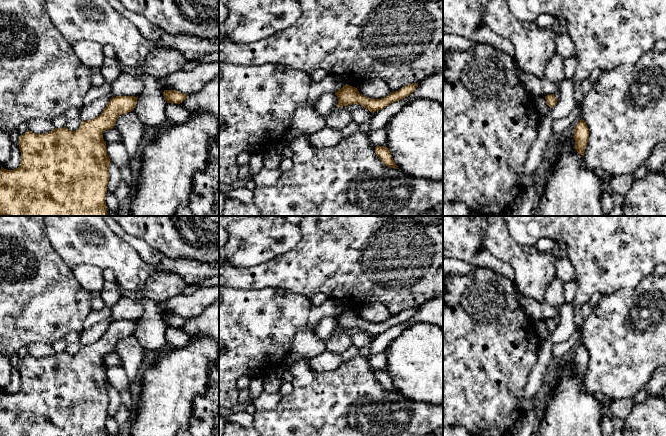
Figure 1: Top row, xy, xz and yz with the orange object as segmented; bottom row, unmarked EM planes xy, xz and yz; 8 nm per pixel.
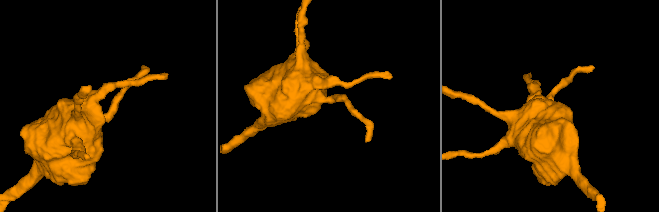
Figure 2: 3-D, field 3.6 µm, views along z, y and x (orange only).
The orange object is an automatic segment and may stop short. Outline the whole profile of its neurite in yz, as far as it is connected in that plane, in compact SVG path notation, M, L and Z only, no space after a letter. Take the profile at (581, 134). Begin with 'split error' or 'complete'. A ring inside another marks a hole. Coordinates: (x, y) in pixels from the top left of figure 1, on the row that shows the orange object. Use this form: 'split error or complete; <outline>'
complete; M581 119L576 127L575 127L575 131L574 131L574 136L573 136L574 140L575 140L575 149L576 151L584 156L585 153L585 148L587 146L587 142L589 139L589 128L586 124L586 122Z

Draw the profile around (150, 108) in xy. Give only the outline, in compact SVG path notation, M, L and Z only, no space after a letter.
M142 73L139 79L144 83L144 90L138 96L134 112L144 126L161 126L166 121L165 108L167 101L163 96L160 79Z

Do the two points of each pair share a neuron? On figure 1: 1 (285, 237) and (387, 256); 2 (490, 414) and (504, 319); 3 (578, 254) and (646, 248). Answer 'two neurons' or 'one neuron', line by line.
1: two neurons
2: one neuron
3: one neuron

